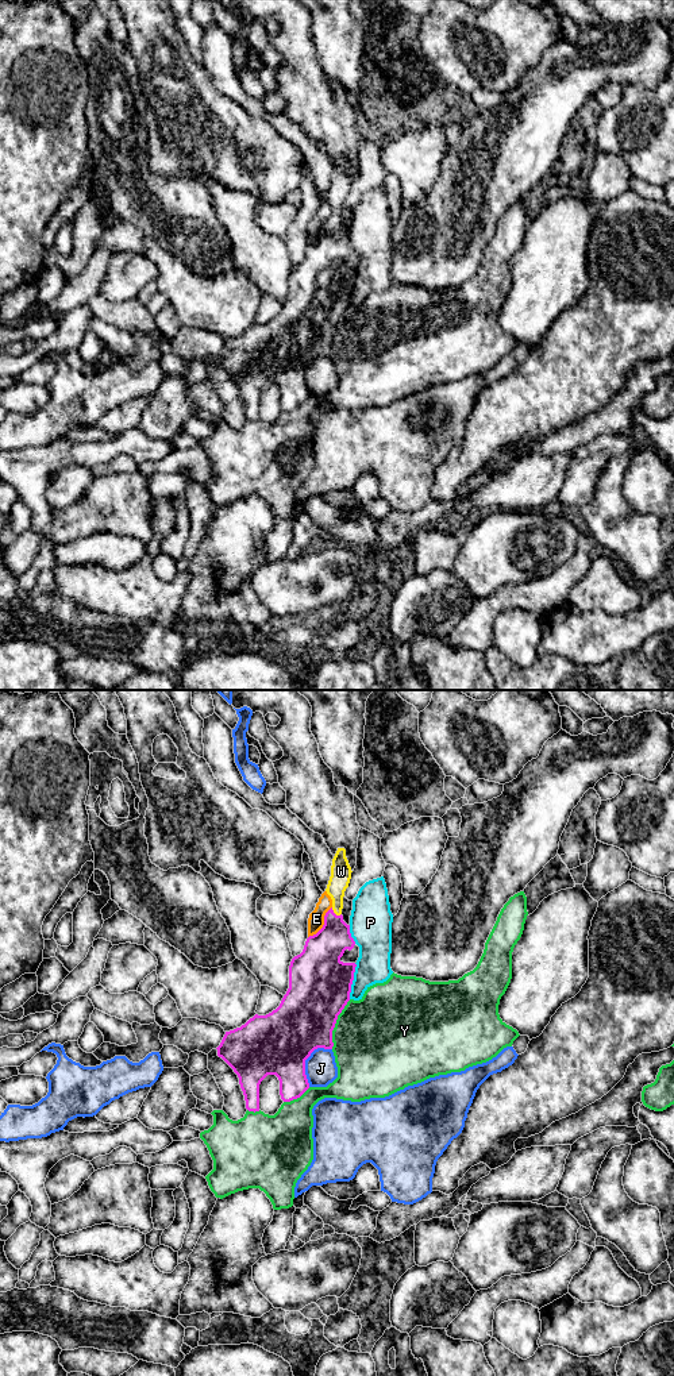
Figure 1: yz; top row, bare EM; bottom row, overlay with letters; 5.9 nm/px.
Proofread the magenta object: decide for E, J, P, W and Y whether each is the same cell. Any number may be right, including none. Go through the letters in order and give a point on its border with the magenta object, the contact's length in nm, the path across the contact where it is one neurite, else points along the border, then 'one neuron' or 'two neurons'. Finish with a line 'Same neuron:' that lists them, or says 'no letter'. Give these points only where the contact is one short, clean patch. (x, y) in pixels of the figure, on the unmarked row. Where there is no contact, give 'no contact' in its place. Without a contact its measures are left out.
E: contact yz (324, 232); length 240 nm; two neurons
J: contact yz (305, 367); length 280 nm; two neurons
P: contact yz (353, 288); length 220 nm; two neurons
W: contact yz (334, 222); length 80 nm; way yz (322, 261), (334, 246), (334, 222), (341, 181); one neuron
Y: contact yz (335, 331); length 320 nm; two neurons
Same neuron: W

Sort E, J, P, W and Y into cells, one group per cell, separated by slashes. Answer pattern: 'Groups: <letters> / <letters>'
Groups: E / J / P / W / Y

